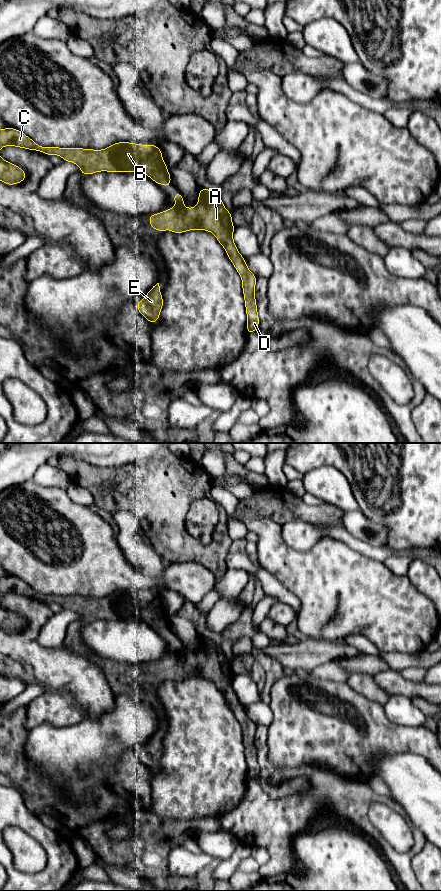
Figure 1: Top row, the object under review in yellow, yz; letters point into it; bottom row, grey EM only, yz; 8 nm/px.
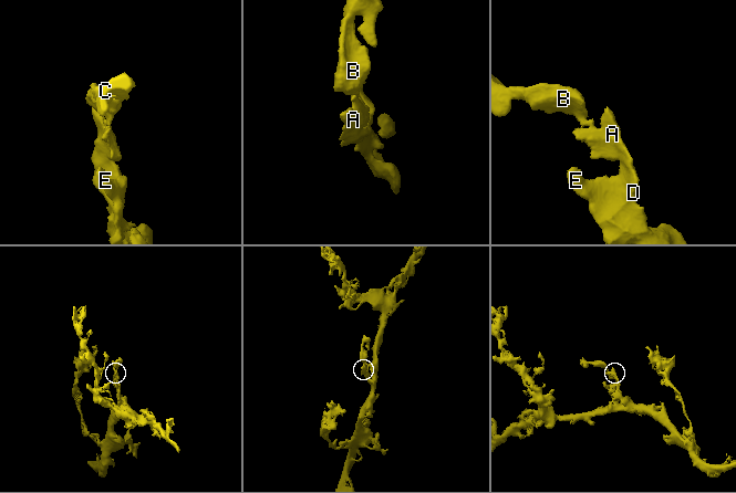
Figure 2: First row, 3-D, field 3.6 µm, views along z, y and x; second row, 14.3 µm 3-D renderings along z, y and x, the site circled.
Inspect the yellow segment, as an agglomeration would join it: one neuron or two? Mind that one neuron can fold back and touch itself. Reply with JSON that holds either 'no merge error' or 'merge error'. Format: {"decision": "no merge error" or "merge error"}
{"decision": "no merge error"}

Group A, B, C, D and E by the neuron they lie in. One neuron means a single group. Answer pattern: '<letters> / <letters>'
A B C D E

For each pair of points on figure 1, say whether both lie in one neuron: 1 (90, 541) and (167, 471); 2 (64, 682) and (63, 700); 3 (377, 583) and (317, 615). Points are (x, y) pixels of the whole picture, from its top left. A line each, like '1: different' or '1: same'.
1: different
2: different
3: same

